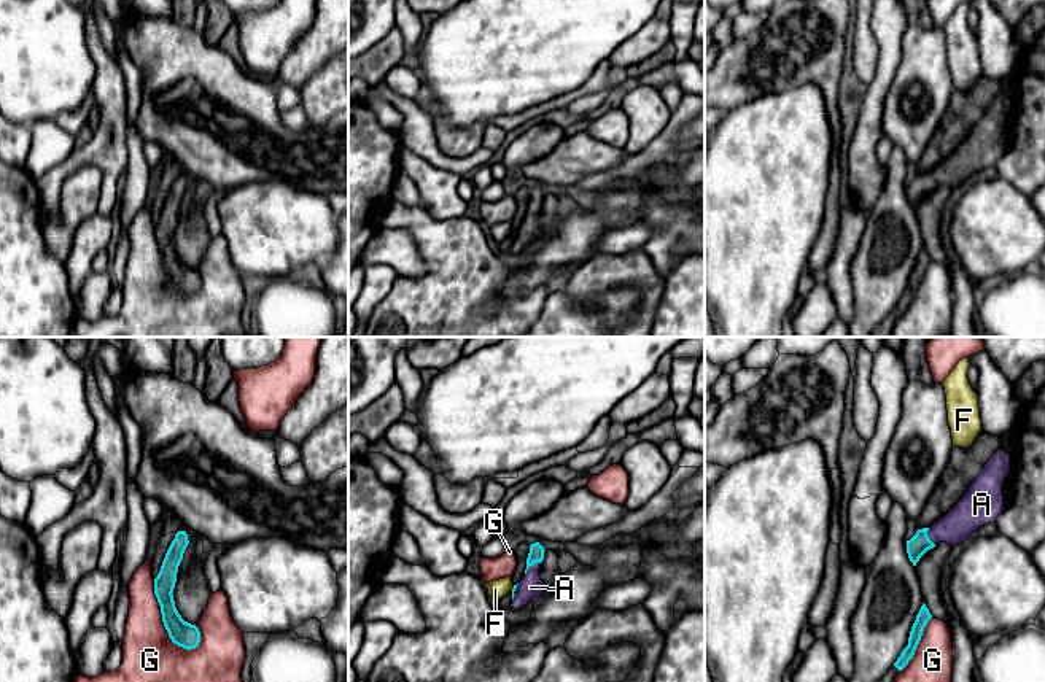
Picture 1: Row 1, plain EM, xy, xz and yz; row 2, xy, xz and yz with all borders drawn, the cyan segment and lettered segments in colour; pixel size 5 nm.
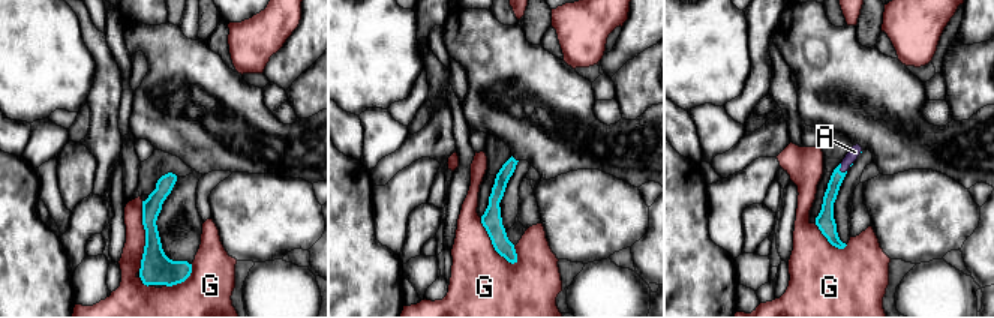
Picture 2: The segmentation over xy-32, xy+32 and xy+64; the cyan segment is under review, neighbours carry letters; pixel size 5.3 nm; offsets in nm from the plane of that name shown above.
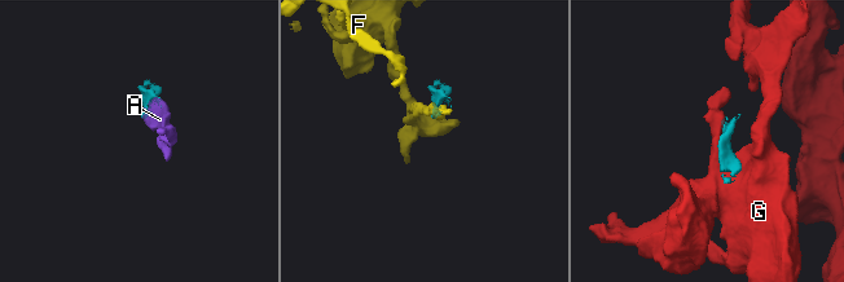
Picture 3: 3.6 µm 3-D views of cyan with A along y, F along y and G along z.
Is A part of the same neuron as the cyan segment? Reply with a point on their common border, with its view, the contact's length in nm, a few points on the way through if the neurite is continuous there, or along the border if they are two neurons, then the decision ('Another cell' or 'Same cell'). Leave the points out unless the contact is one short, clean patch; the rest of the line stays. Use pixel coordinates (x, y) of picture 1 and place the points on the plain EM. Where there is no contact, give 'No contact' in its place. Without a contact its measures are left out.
Touches cyan at xz (530, 209). Shared border 100 nm. Path across: xz (536, 194), (530, 209), (530, 231). Same cell

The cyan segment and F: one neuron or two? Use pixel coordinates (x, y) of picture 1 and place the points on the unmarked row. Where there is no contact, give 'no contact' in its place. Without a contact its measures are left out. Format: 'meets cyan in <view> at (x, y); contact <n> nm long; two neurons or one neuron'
meets cyan in xz at (512, 232); contact 40 nm long; two neurons

